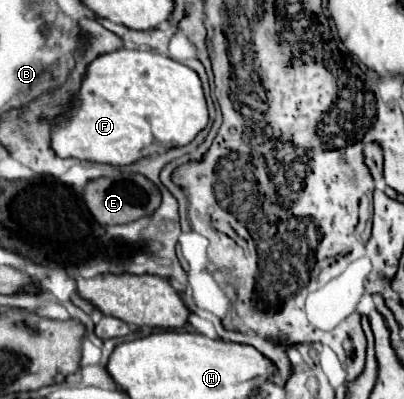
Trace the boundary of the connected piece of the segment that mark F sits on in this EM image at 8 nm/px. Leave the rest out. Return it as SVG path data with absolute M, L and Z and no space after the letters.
M117 50L117 52L111 52L111 54L103 54L99 56L91 66L89 66L89 74L81 86L81 98L79 98L79 104L77 108L67 114L67 116L59 116L57 120L57 126L53 130L53 136L51 136L51 142L53 142L53 150L61 156L61 158L77 158L77 160L91 160L91 162L101 162L101 164L111 164L111 166L127 166L127 164L133 164L145 156L151 156L151 154L163 154L163 152L169 152L171 148L177 148L177 146L187 146L189 142L195 140L195 136L209 124L209 110L207 110L207 100L205 100L205 94L203 94L203 86L201 86L201 78L195 70L191 70L189 66L177 62L177 60L171 60L169 56L163 56L159 52L151 52L151 50Z

